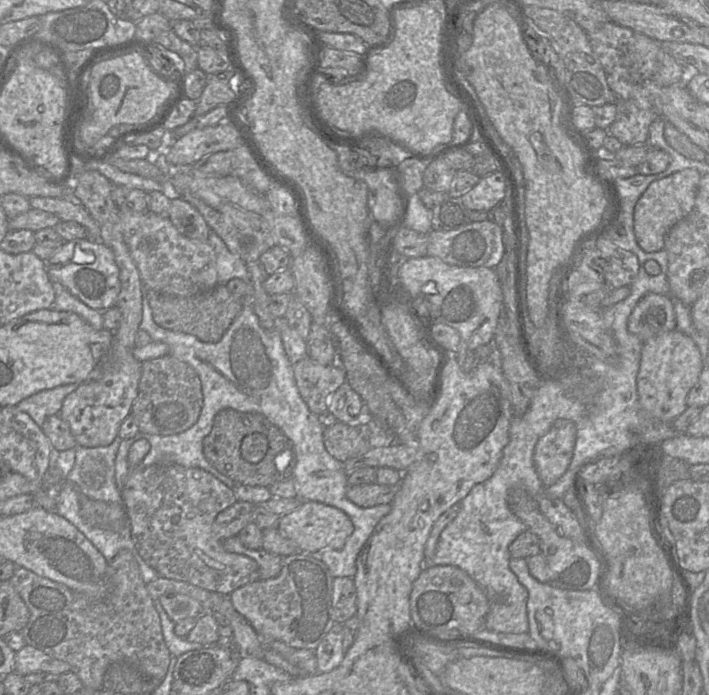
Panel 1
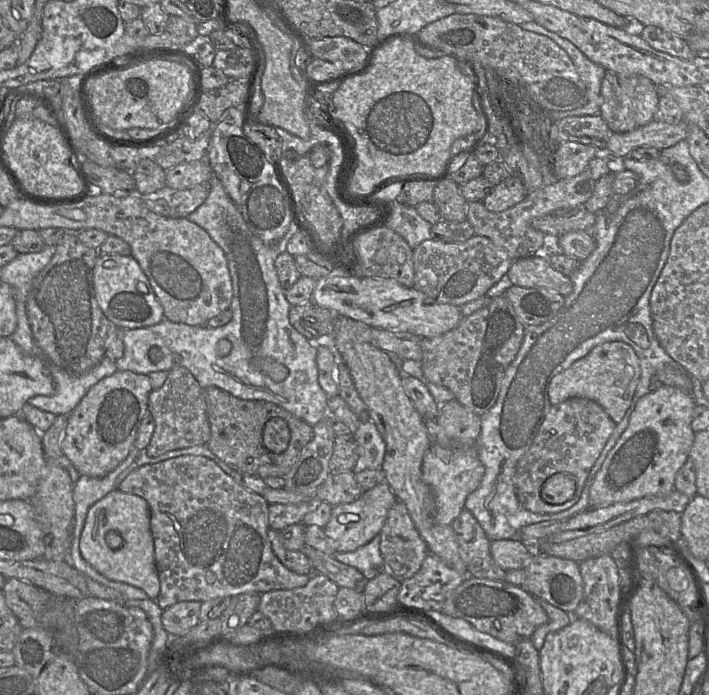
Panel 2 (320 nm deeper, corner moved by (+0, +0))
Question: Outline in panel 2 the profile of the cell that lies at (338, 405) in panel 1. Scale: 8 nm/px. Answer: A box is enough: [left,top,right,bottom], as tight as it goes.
[353,421,386,468]

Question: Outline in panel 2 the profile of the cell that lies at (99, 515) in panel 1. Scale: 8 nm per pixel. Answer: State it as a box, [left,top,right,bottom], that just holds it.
[79,489,160,600]

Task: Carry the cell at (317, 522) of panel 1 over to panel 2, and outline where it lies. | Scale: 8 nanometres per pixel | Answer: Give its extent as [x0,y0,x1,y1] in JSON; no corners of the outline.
[323,482,398,552]

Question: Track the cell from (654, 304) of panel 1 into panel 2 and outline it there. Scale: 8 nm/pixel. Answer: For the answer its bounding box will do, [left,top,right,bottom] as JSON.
[548,342,640,424]

